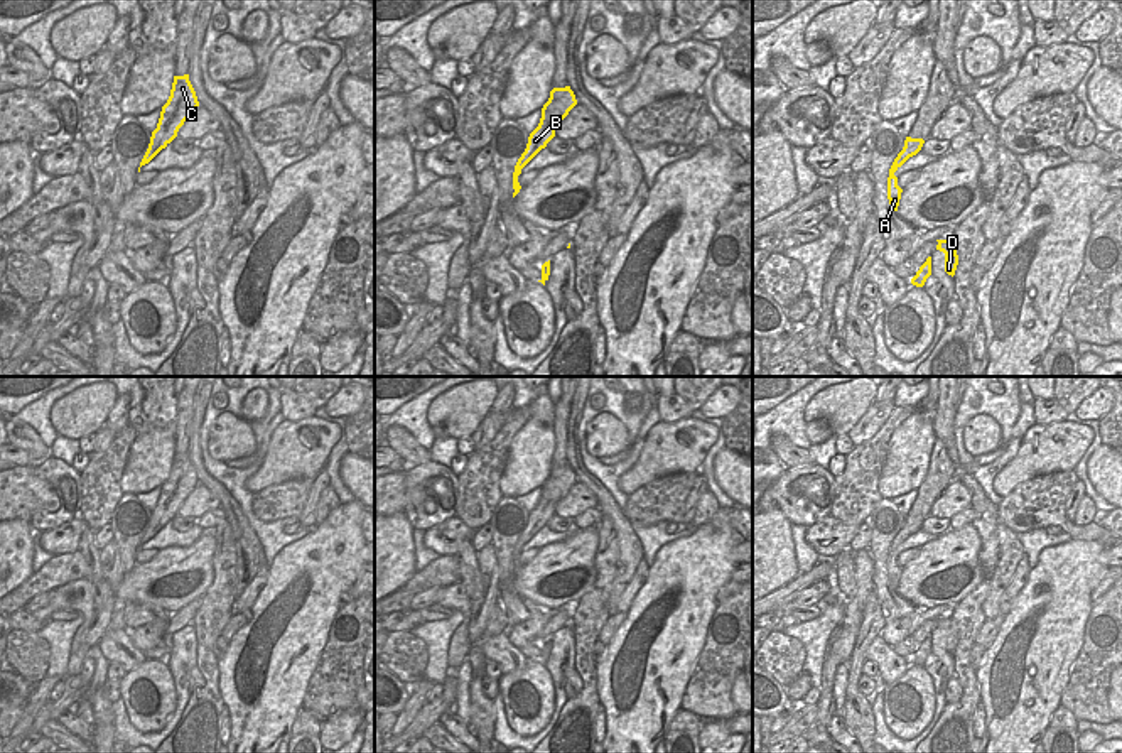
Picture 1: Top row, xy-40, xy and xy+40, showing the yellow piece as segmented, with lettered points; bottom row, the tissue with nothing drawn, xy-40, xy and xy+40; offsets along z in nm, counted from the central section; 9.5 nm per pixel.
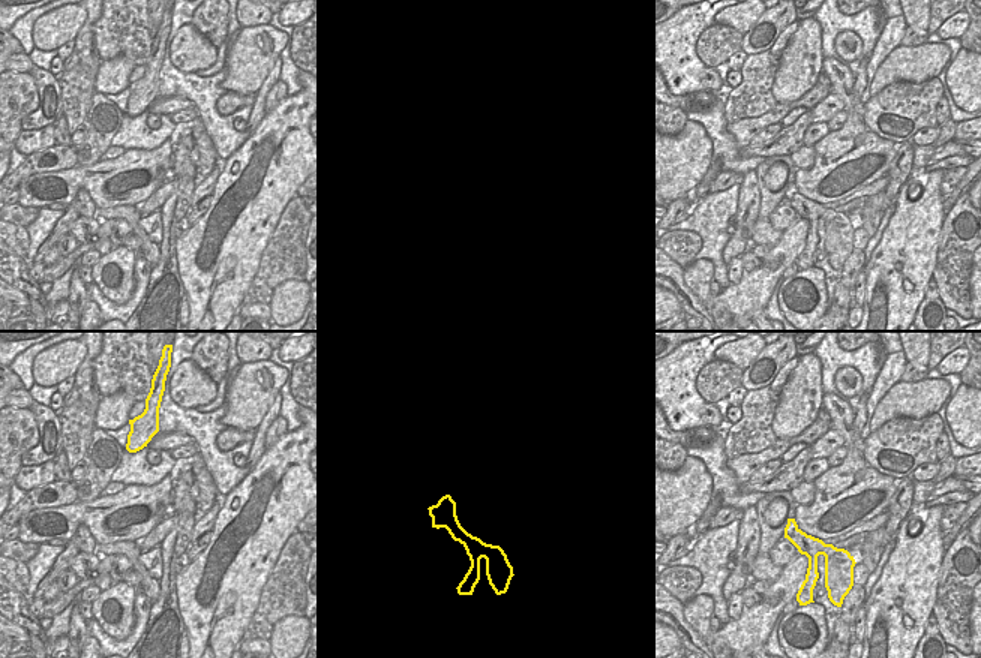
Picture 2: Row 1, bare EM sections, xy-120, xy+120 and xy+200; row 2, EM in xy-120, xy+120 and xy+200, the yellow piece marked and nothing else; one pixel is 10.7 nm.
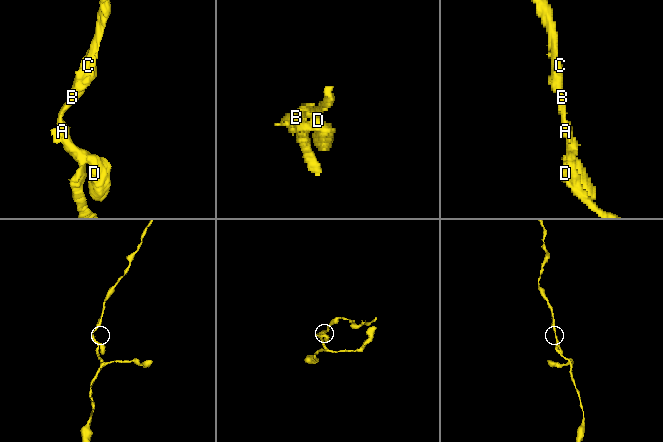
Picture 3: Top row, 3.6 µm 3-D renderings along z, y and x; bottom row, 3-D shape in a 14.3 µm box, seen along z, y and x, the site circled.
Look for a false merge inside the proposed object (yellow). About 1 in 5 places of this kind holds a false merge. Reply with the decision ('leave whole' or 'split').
leave whole

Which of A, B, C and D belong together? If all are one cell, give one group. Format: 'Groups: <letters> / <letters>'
Groups: A B C D

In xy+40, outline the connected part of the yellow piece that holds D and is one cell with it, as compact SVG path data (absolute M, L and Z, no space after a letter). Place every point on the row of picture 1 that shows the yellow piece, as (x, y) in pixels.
M952 240L936 241L938 241L936 250L945 253L945 272L953 277L958 265L957 246Z

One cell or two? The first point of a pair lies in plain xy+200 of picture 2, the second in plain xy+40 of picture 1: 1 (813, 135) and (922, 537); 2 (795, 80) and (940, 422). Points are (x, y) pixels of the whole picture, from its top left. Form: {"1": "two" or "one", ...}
{"1": "two", "2": "two"}

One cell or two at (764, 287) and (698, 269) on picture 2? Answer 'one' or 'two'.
one

